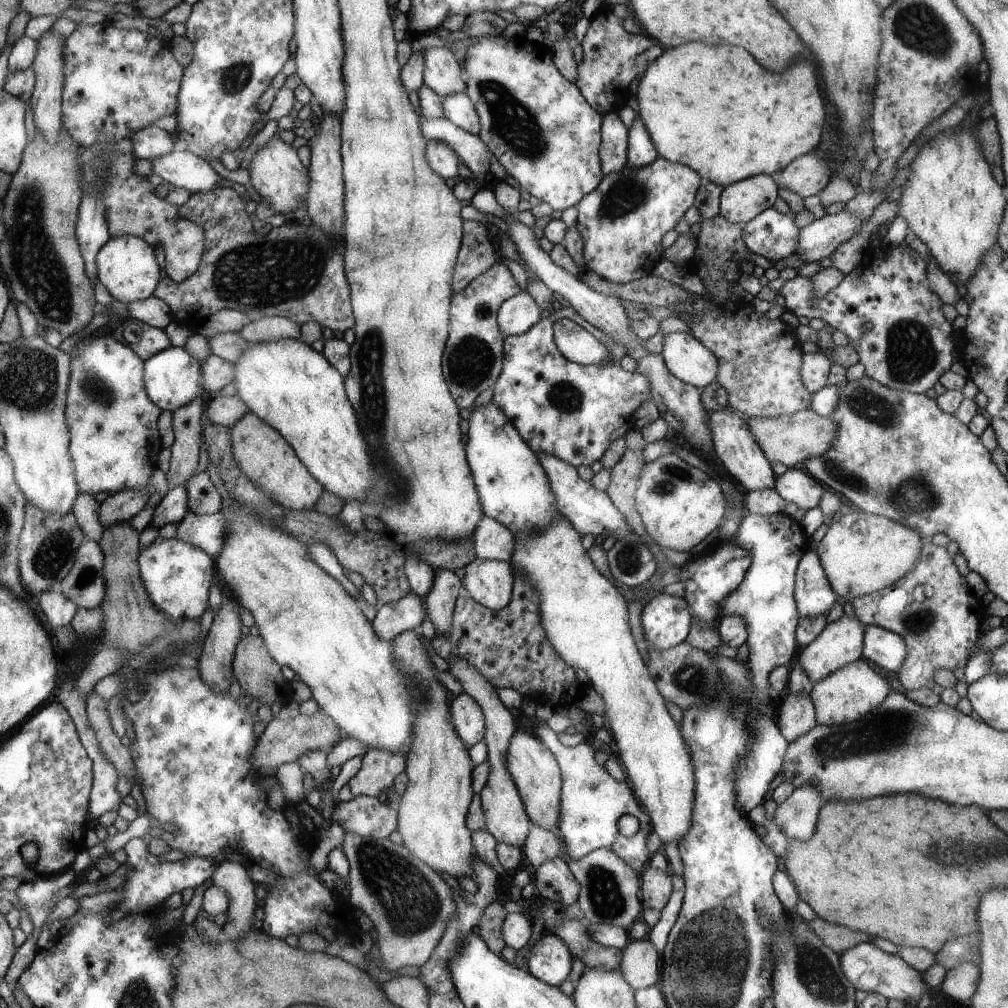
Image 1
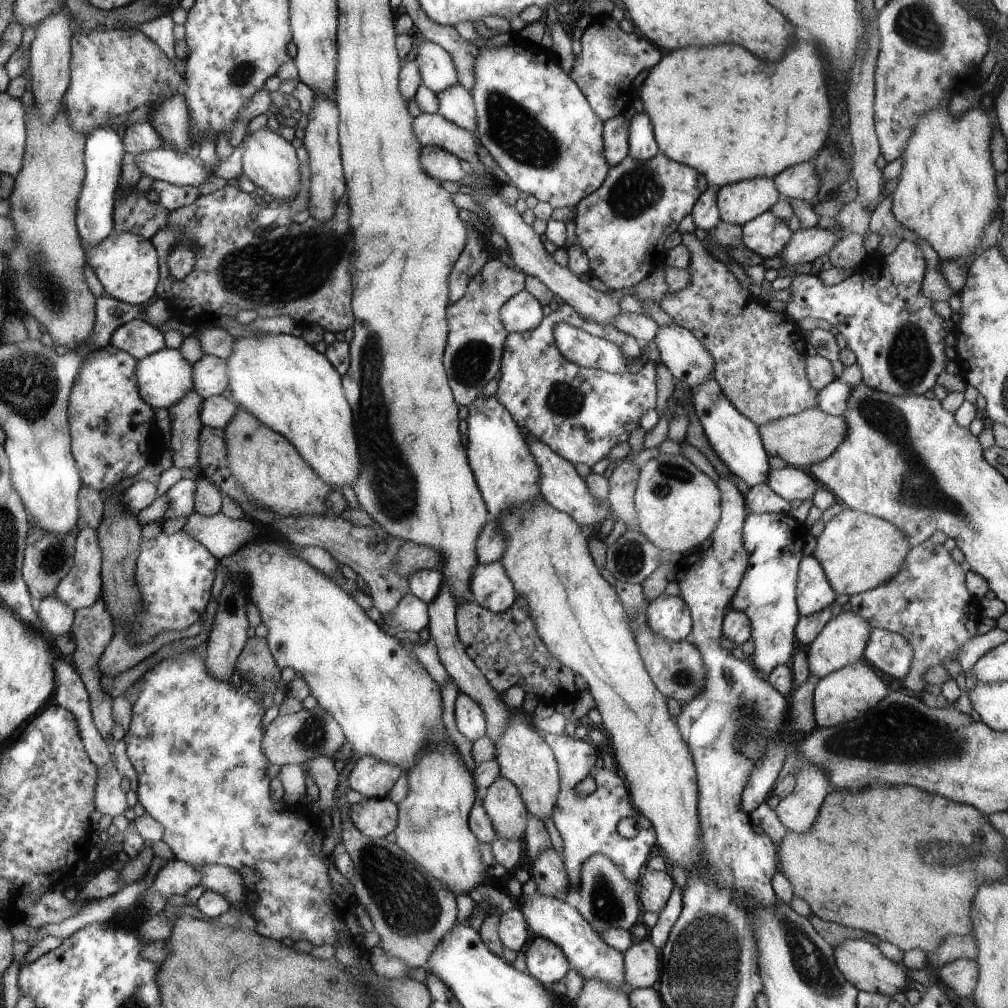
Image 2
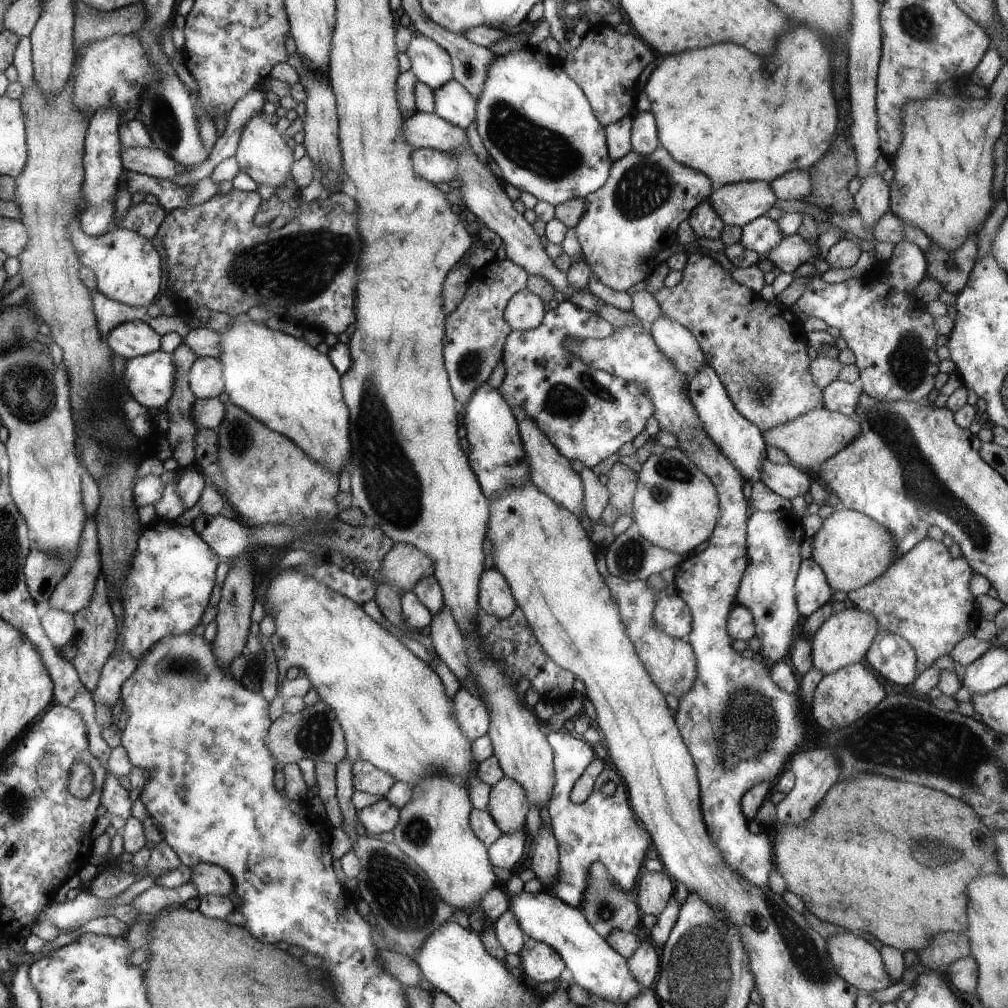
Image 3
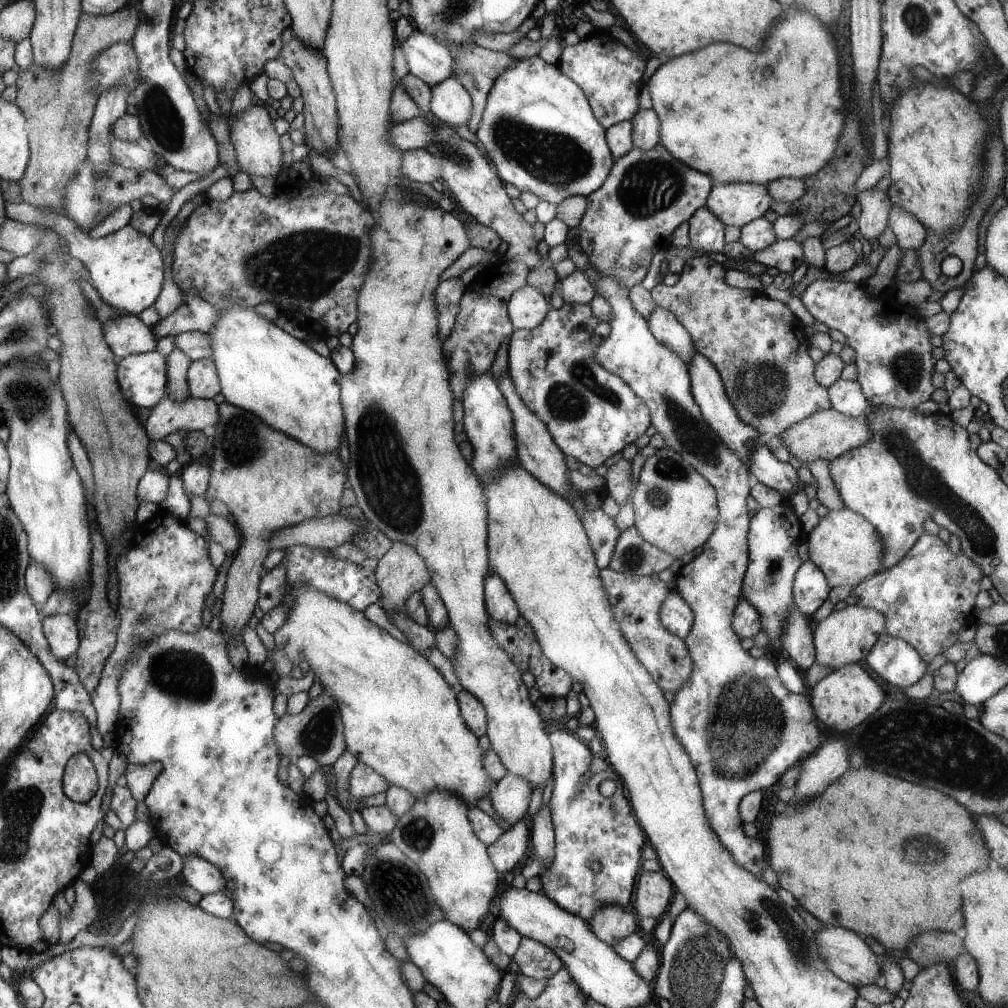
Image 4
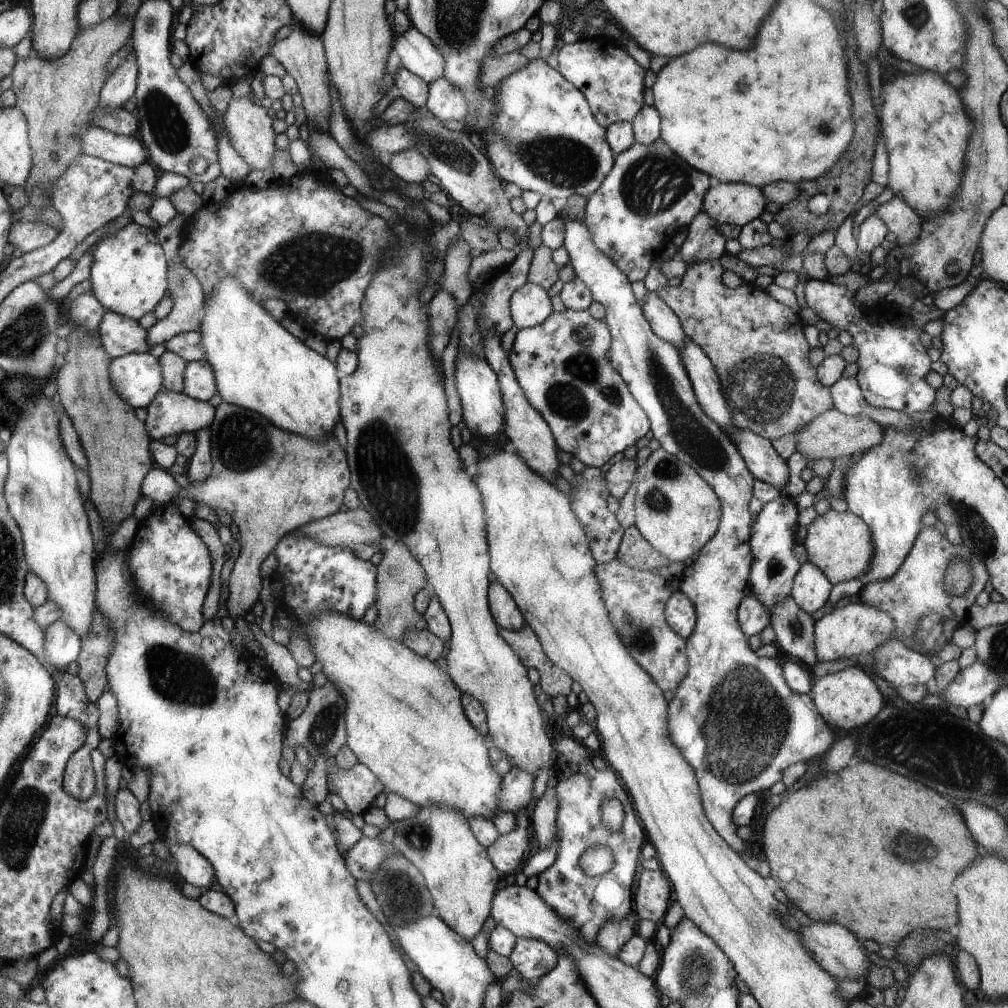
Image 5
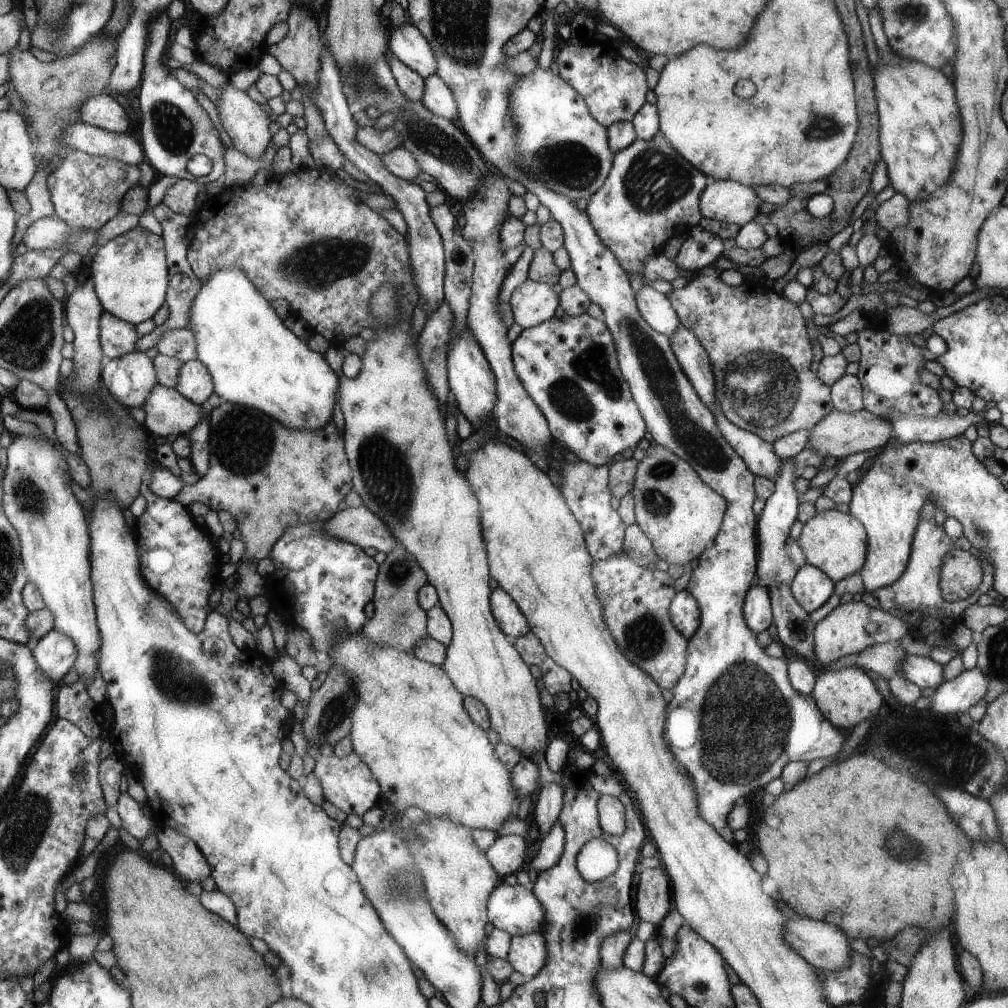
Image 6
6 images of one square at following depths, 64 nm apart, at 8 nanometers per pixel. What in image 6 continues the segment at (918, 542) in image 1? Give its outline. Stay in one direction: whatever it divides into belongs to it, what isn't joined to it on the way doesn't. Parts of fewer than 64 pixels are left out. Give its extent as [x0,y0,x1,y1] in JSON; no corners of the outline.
[796,509,868,582]

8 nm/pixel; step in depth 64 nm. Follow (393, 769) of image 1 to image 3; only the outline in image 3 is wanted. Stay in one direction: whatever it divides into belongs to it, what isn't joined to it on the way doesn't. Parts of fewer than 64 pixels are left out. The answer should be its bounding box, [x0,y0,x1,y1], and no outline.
[352,760,396,798]

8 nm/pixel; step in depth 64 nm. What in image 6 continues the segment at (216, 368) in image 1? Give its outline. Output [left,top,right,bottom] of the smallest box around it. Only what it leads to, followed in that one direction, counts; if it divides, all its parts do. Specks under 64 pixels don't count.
[174,360,215,406]

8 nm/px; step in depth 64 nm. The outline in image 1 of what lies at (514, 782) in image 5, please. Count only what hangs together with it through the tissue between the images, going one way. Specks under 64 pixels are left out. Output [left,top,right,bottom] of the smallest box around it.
[448,658,530,848]

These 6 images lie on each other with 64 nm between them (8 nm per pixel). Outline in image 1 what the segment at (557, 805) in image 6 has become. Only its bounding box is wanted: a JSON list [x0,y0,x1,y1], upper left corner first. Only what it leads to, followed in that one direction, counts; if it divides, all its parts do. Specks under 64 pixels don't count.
[534,858,581,906]

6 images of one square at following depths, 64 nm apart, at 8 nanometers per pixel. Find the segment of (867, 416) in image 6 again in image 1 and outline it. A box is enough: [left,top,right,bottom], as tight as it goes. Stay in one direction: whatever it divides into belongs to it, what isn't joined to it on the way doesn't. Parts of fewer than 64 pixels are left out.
[743,409,839,469]

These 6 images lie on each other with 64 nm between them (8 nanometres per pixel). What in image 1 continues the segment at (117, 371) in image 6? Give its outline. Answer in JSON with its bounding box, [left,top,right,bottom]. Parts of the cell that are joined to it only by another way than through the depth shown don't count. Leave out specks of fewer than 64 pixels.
[145,347,204,410]

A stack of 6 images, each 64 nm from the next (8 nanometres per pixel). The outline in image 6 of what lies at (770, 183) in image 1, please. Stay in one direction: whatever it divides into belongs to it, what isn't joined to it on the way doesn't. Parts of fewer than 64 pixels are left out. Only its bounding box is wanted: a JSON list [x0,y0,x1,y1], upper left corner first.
[699,180,762,225]

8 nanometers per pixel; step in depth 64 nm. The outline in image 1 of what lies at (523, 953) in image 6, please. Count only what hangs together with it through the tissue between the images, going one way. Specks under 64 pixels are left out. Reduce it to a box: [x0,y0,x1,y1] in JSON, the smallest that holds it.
[525,933,573,987]

